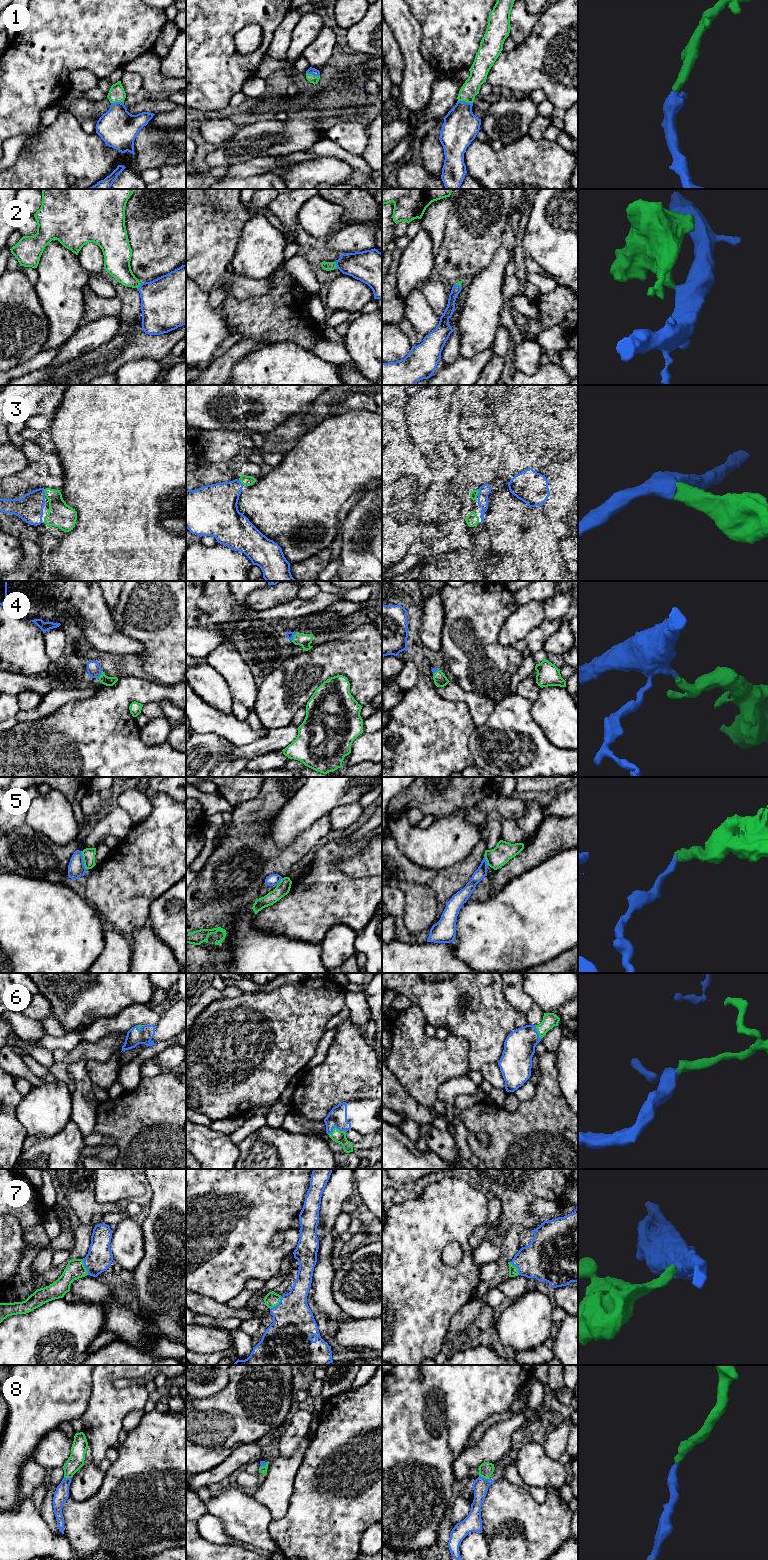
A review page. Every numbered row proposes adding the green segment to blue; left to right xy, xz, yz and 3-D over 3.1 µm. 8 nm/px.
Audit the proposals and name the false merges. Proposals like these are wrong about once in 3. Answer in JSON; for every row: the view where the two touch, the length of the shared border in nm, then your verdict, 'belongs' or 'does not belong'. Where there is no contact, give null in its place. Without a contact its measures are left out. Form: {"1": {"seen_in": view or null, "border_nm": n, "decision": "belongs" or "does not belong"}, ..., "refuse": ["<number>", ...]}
{"1": {"seen_in": "yz", "border_nm": 120, "decision": "belongs"}, "2": {"seen_in": "xz", "border_nm": 50, "decision": "belongs"}, "3": {"seen_in": "xy", "border_nm": 60, "decision": "belongs"}, "4": {"seen_in": "xz", "border_nm": 80, "decision": "belongs"}, "5": {"seen_in": "xy", "border_nm": 160, "decision": "does not belong"}, "6": {"seen_in": "xz", "border_nm": 150, "decision": "belongs"}, "7": {"seen_in": "xz", "border_nm": 140, "decision": "belongs"}, "8": {"seen_in": "yz", "border_nm": 90, "decision": "belongs"}, "refuse": ["5"]}

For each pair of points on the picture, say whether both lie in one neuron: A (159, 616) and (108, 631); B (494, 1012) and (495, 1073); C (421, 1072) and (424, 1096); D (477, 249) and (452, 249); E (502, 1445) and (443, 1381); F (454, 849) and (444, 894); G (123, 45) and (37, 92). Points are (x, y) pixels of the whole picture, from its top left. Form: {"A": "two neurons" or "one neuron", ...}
{"A": "two neurons", "B": "two neurons", "C": "one neuron", "D": "one neuron", "E": "two neurons", "F": "two neurons", "G": "one neuron"}

